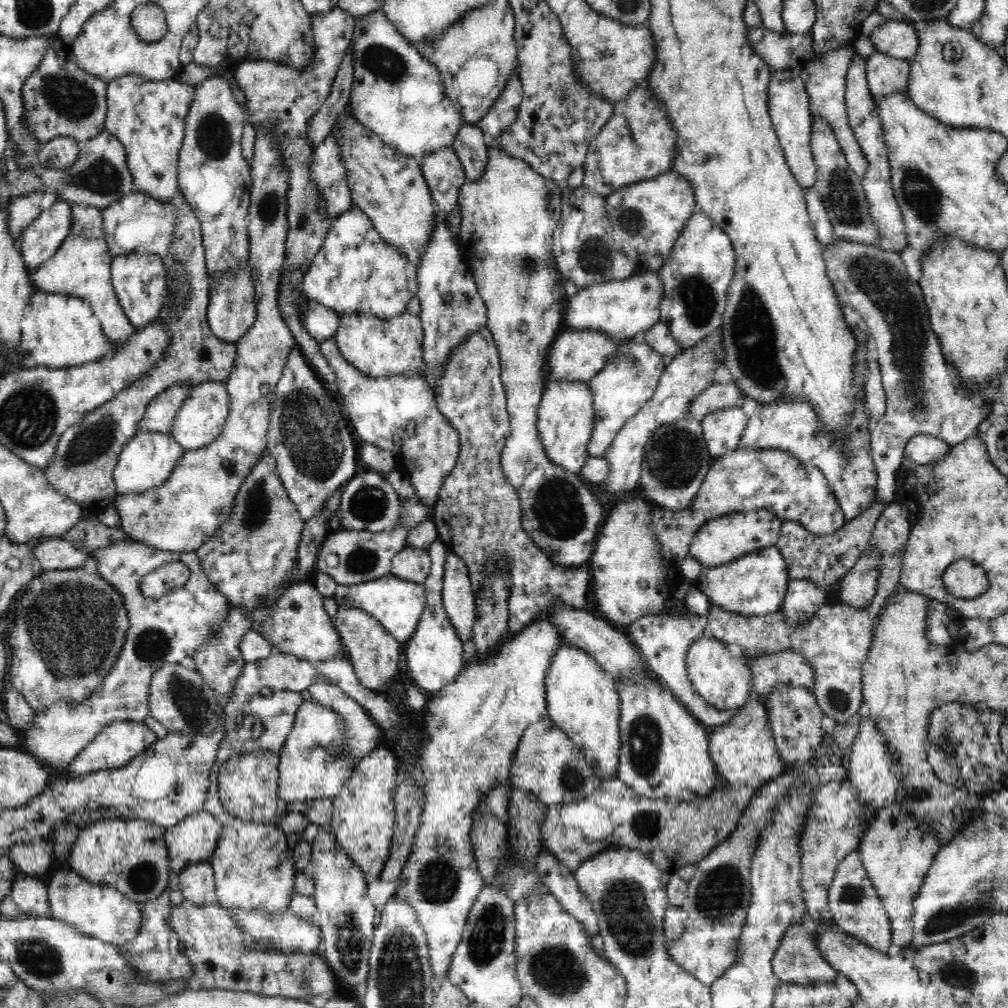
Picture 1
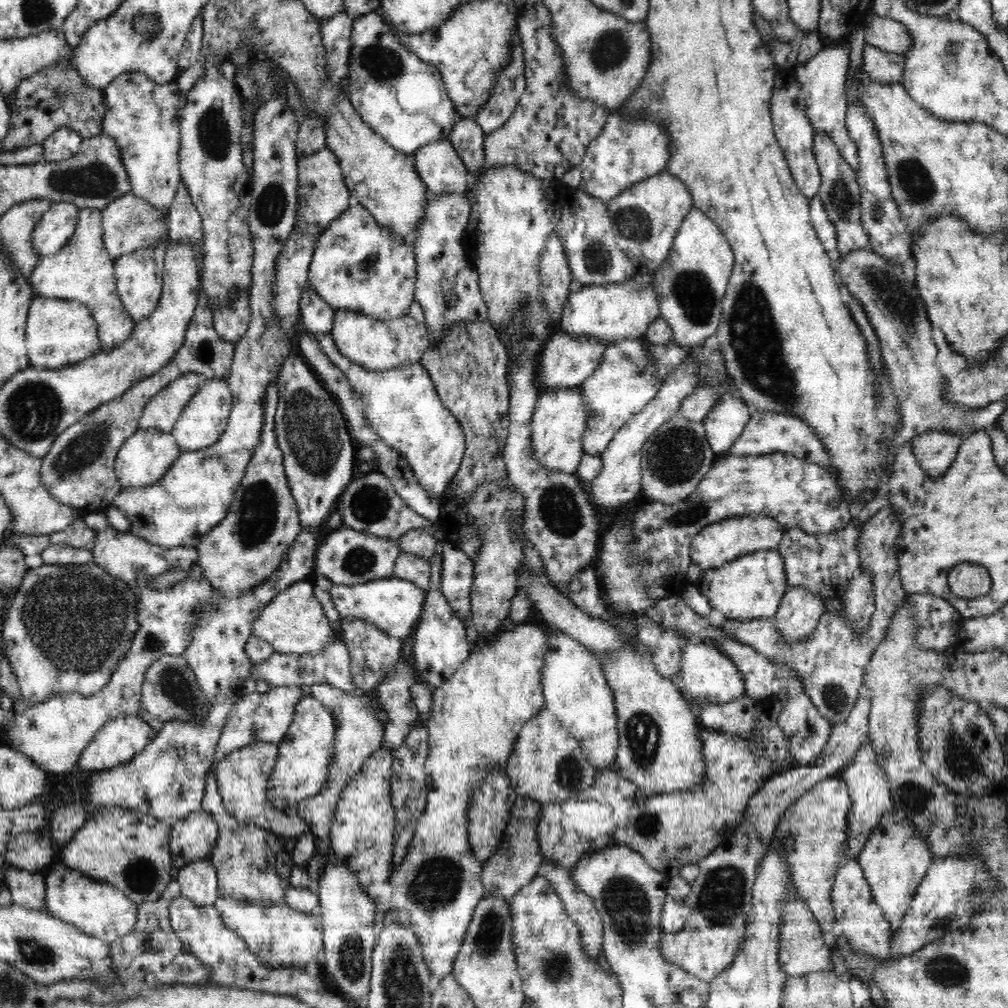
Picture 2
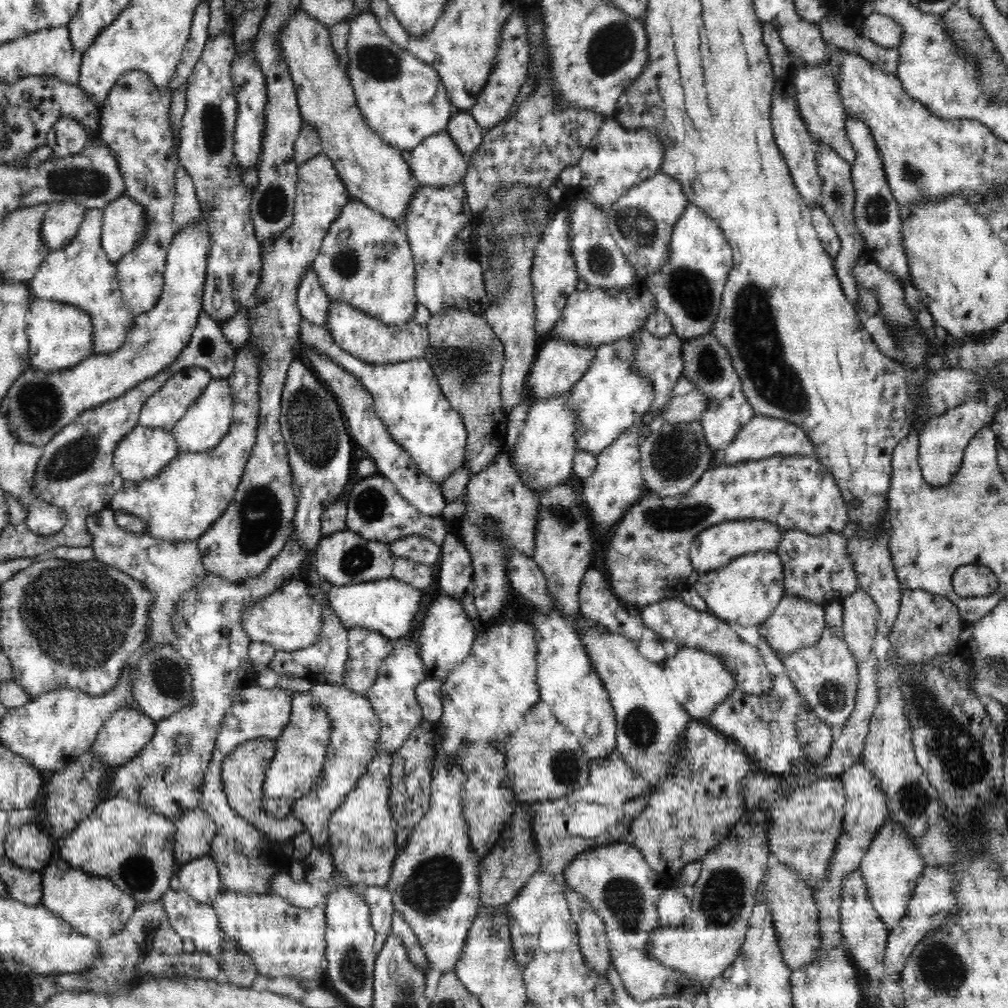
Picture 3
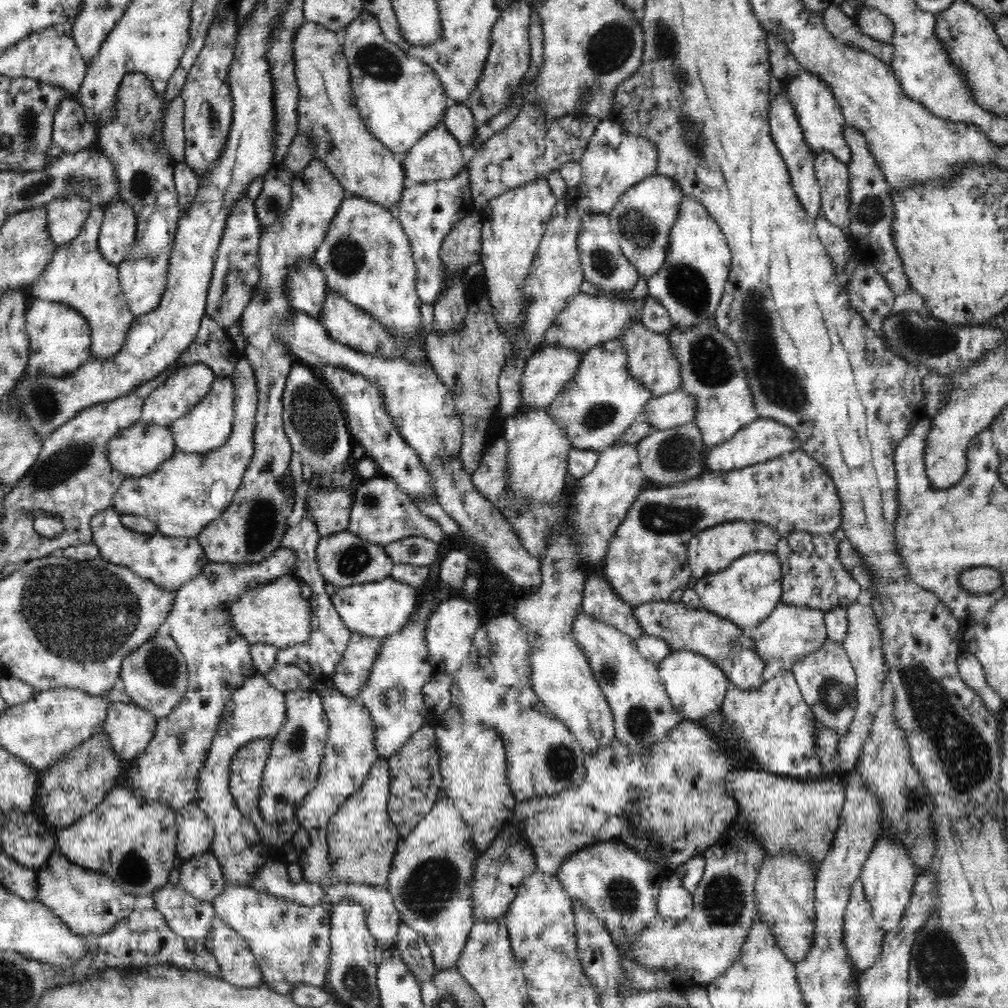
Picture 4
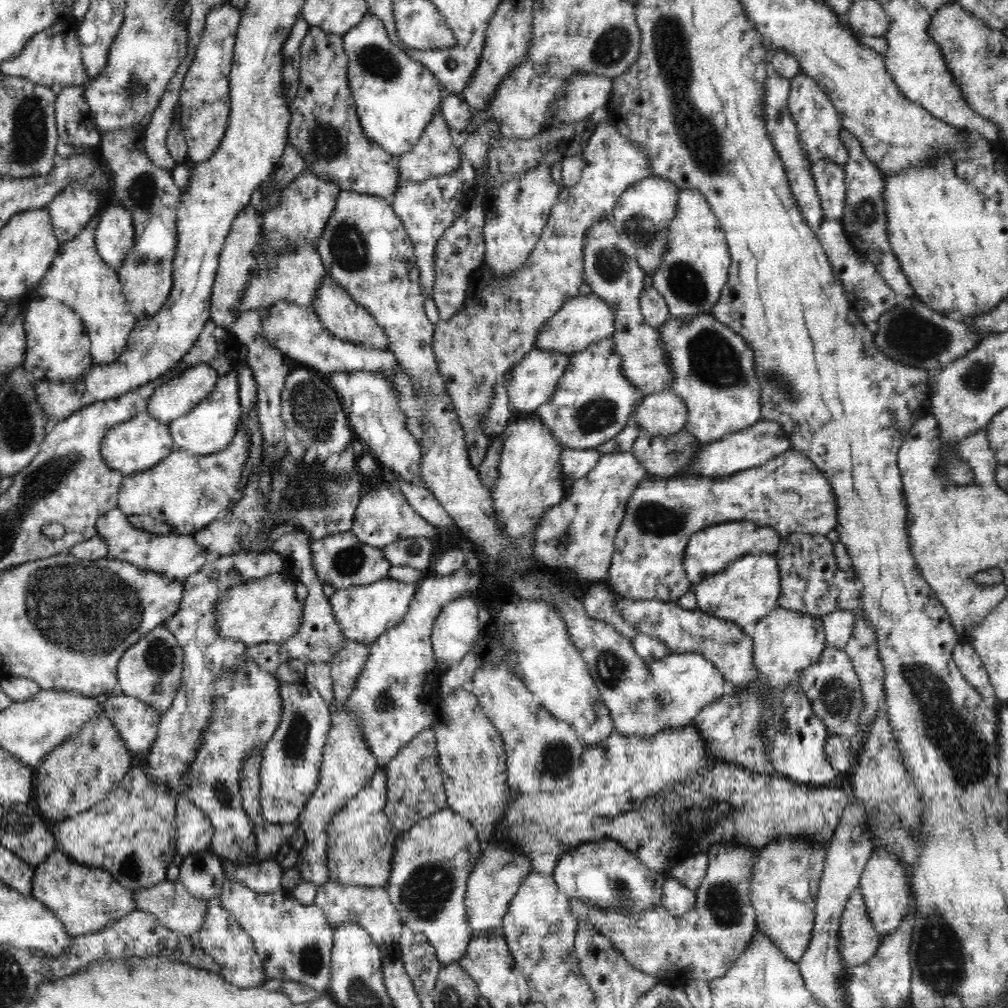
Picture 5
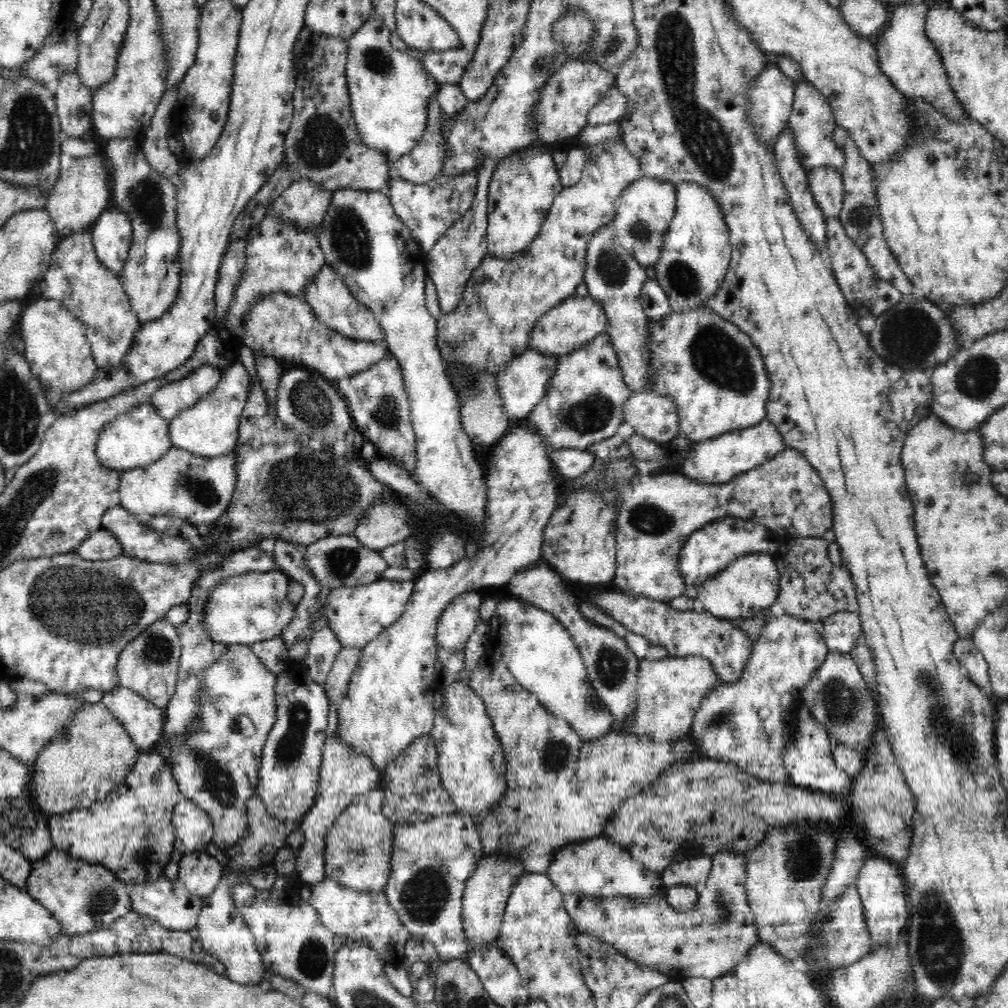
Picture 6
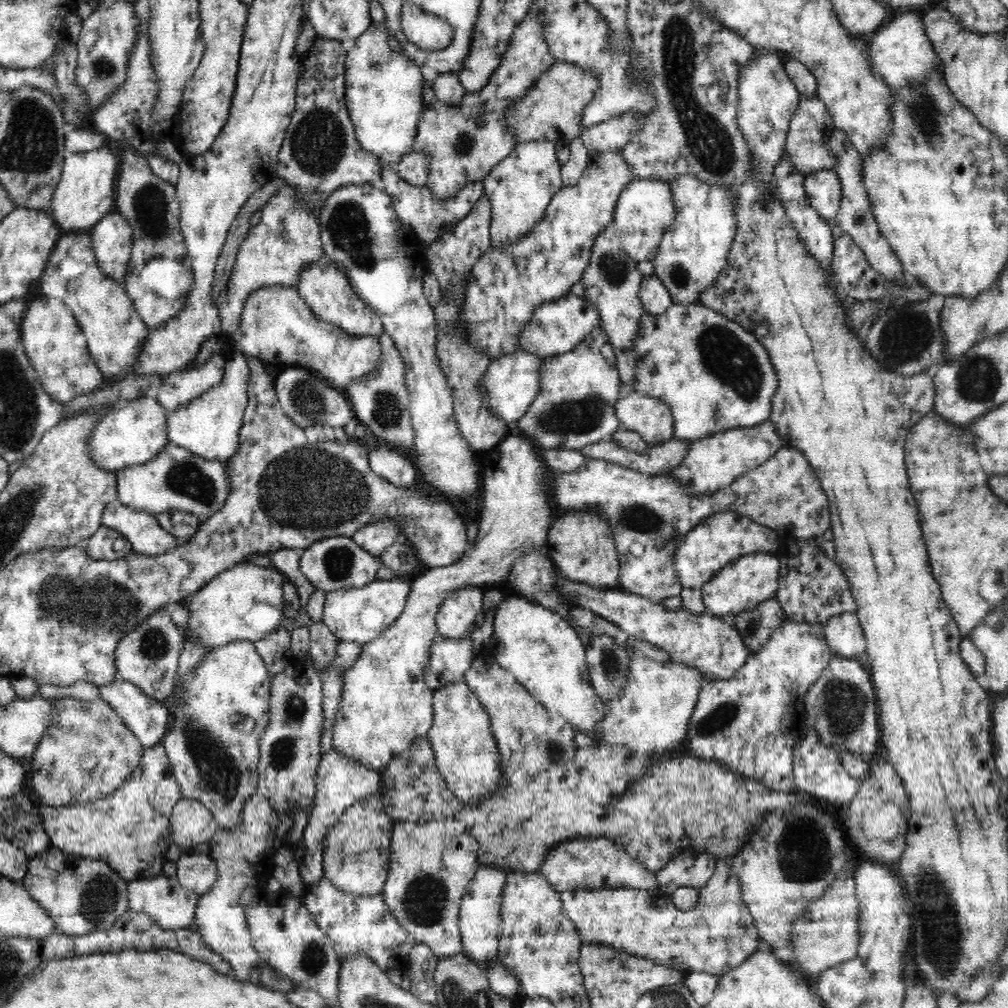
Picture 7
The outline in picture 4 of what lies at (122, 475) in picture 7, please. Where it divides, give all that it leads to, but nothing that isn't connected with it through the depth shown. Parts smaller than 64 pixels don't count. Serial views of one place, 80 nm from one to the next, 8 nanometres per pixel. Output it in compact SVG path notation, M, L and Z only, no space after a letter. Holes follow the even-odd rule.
M242 354L231 375L234 385L234 422L232 432L220 448L206 454L185 453L176 451L156 472L137 479L125 478L120 488L115 492L112 507L122 514L137 514L154 522L155 532L164 537L197 537L213 520L216 520L232 502L244 472L252 460L255 444L255 414L257 413L258 391L256 374L252 363Z

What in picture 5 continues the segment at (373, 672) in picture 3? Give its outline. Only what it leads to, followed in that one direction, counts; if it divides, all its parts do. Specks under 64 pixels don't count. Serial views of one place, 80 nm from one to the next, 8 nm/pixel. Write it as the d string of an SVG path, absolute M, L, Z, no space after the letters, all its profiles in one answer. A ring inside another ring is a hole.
M348 641L340 654L331 662L331 677L335 698L347 702L360 678L361 670L367 665L372 645Z

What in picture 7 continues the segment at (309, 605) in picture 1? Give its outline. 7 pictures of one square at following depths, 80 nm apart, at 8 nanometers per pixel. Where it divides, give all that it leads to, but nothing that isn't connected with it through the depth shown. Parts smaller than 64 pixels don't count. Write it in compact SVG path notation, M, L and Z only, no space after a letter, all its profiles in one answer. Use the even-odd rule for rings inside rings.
M236 565L216 575L184 604L190 609L187 630L206 647L217 649L230 642L255 643L282 626L285 617L283 587L287 579L273 566Z

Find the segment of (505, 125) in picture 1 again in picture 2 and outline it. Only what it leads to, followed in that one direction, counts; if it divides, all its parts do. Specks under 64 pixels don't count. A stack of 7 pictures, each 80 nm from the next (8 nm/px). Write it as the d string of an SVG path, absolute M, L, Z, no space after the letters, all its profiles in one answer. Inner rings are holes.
M517 32L513 34L512 43L508 66L502 70L497 86L491 94L492 98L484 103L484 108L478 114L477 124L485 136L500 130L514 116L526 88L524 59L522 59L522 47Z

